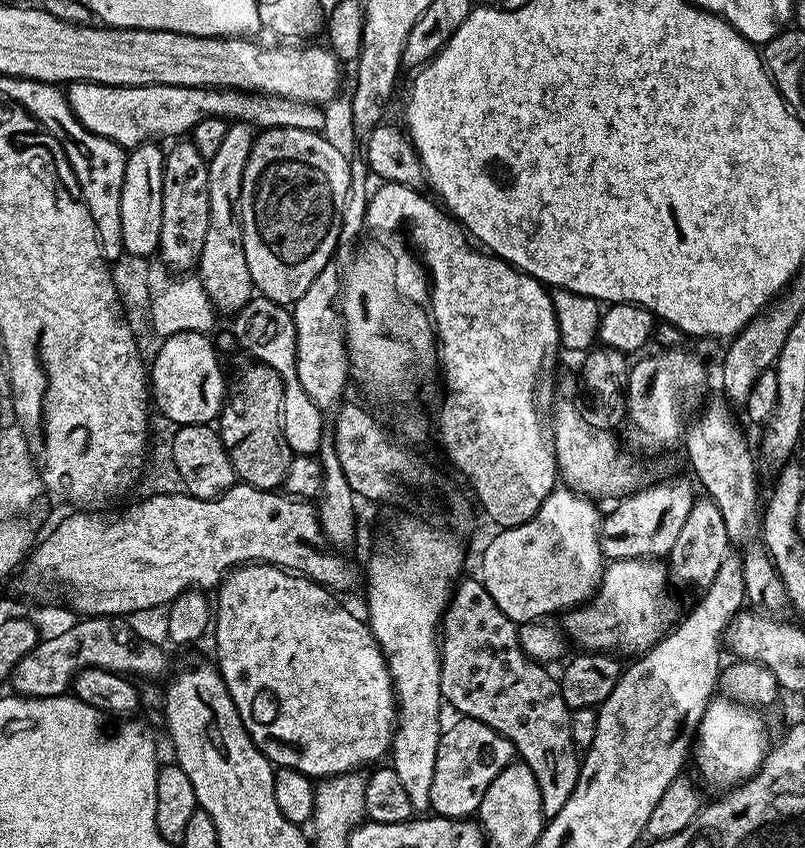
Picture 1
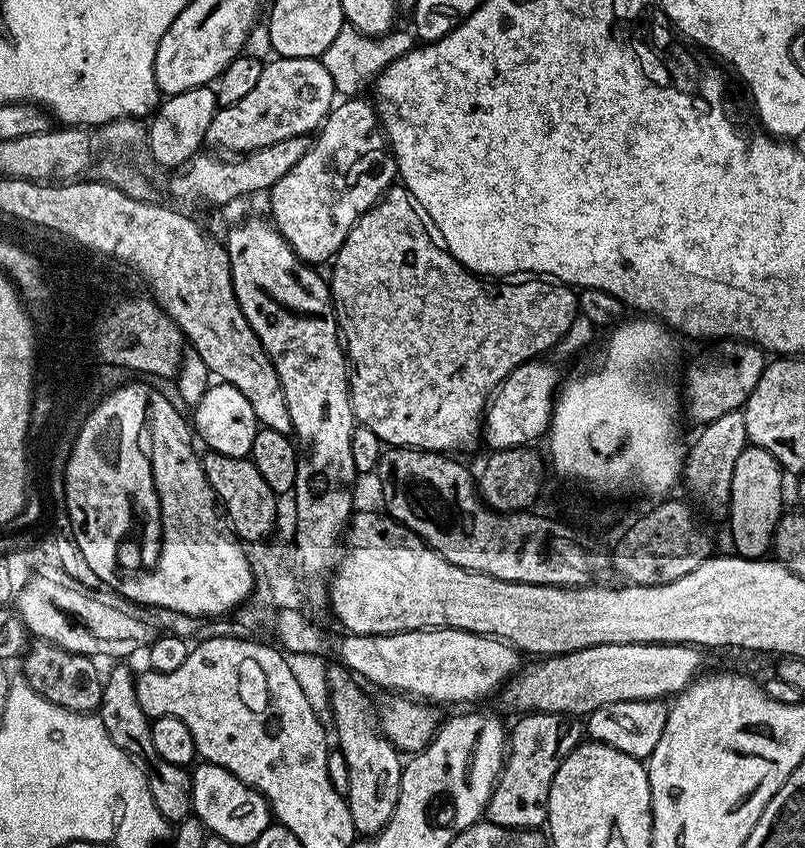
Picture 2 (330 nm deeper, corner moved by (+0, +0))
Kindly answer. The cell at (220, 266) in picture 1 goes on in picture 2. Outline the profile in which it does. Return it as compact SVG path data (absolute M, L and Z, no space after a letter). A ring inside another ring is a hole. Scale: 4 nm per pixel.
M272 58L272 61L269 59L262 70L262 78L258 78L258 86L254 86L254 90L250 90L250 94L246 94L242 102L234 102L225 108L217 107L213 121L210 122L207 143L209 145L212 143L216 147L213 149L223 150L228 154L243 154L265 148L274 142L282 142L282 138L308 136L315 133L329 119L337 96L334 80L330 78L326 66L321 64L319 59Z

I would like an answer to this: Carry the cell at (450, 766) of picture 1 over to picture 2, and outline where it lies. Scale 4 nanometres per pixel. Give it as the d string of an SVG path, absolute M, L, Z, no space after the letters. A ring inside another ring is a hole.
M530 712L517 720L520 721L513 728L511 725L506 740L506 763L496 779L490 802L484 807L484 816L489 824L540 830L548 823L550 782L554 782L554 774L558 774L566 754L581 743L582 728L563 712Z

